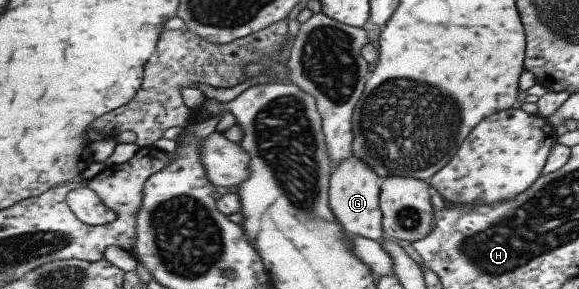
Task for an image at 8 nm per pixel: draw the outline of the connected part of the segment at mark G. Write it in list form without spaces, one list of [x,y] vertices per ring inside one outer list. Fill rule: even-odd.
[[[351,156],[349,160],[341,162],[338,167],[332,169],[330,207],[347,233],[376,241],[387,236],[383,226],[384,212],[380,204],[383,182],[385,182],[384,178],[380,177],[379,173],[375,172],[375,169],[366,161],[357,156]]]

